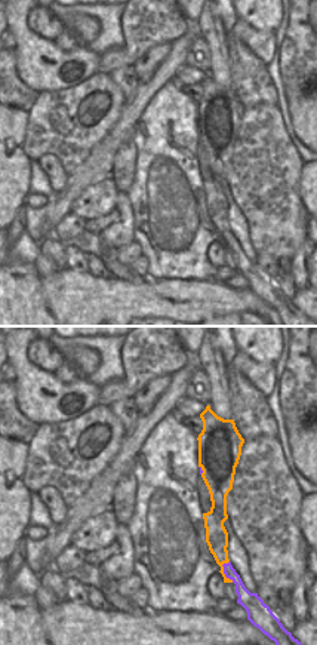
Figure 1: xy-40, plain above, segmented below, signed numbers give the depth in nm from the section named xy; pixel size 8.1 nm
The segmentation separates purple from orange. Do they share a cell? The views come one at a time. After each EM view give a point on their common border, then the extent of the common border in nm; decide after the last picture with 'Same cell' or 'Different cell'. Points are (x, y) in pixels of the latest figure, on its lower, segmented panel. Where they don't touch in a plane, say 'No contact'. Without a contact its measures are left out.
Touches purple at (224, 571). Shared border 180 nm.

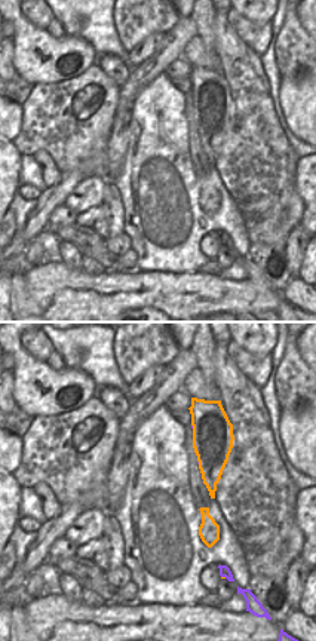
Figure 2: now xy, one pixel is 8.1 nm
Touches purple at (224, 576). Shared border 50 nm.

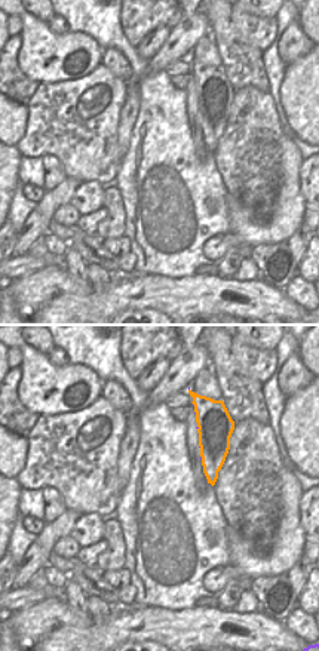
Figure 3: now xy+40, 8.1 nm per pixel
No contact.

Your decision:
Different cell.

